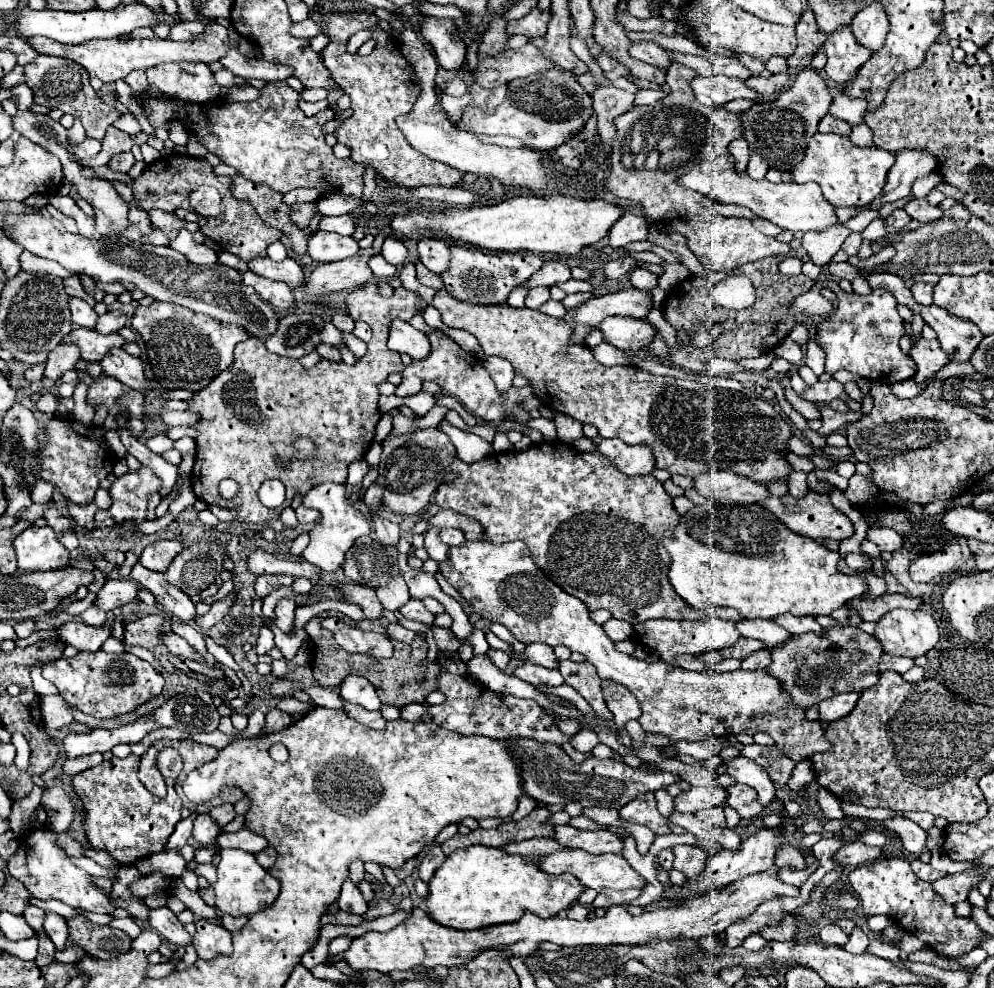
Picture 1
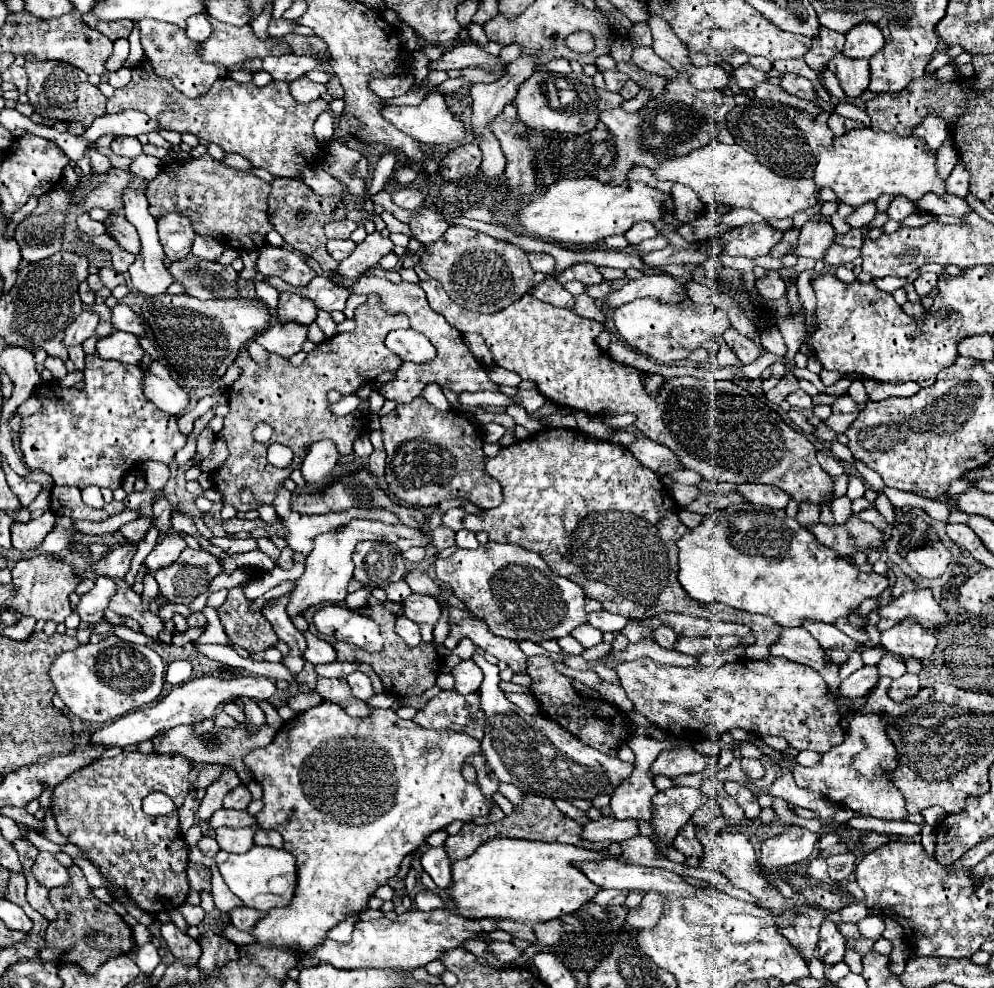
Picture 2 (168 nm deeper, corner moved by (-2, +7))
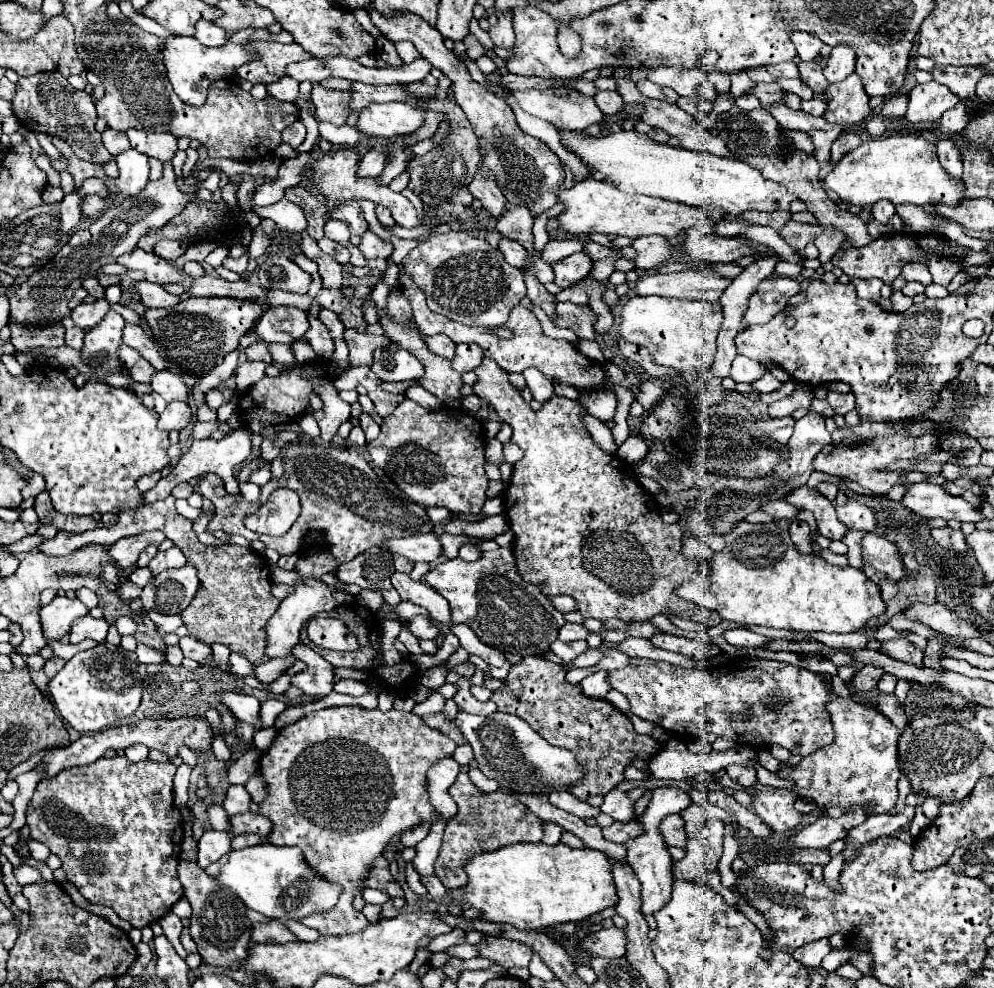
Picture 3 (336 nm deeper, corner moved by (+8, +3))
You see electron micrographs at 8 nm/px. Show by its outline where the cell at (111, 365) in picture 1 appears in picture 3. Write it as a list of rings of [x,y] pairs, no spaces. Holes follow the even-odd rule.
[[[170,401],[168,407],[160,413],[158,427],[160,427],[160,431],[172,431],[172,429],[180,431],[190,421],[192,421],[192,411],[190,411],[188,403],[184,403],[184,401]]]

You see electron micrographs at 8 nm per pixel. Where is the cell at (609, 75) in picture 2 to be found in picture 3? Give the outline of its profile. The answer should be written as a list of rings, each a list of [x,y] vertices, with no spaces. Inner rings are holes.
[[[598,91],[598,93],[594,95],[594,101],[596,101],[596,105],[602,109],[604,115],[614,115],[614,113],[618,113],[618,111],[622,109],[622,105],[624,105],[624,101],[622,101],[622,97],[618,95],[618,91]]]

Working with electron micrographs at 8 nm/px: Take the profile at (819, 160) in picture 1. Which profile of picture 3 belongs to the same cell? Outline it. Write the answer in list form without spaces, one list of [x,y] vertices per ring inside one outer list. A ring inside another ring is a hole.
[[[890,135],[864,141],[856,151],[850,151],[840,159],[834,169],[822,179],[822,187],[834,191],[848,205],[872,207],[880,199],[888,199],[894,205],[958,205],[964,199],[964,185],[946,175],[940,167],[936,145],[922,135]]]

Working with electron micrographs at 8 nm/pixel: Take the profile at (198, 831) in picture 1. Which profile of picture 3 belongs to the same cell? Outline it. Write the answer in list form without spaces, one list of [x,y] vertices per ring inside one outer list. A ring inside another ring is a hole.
[[[242,813],[230,817],[230,833],[232,835],[242,835],[242,833],[258,833],[266,837],[270,833],[272,823],[260,815],[260,813]]]

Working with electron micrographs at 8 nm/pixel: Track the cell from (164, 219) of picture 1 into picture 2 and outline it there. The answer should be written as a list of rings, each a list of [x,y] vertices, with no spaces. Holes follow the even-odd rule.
[[[170,213],[166,219],[158,221],[158,235],[160,243],[164,247],[166,257],[170,259],[182,259],[190,253],[194,231],[190,219],[184,219],[182,215]]]

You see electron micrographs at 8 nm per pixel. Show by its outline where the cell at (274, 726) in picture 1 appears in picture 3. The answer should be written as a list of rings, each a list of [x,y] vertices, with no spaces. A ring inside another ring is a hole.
[[[246,751],[242,755],[242,761],[234,763],[228,771],[228,783],[232,785],[246,785],[250,777],[256,775],[256,765],[258,765],[258,757],[260,757],[260,751]]]

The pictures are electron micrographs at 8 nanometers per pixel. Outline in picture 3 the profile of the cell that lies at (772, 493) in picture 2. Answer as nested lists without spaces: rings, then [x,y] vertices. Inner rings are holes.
[[[768,501],[760,509],[768,513],[772,519],[792,519],[798,513],[798,509],[786,501]]]

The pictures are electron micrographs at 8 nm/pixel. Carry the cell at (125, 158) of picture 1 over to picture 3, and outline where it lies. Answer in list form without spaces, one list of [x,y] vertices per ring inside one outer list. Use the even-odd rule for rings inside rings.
[[[106,129],[102,133],[102,143],[108,149],[108,153],[114,155],[114,157],[120,155],[122,151],[128,151],[130,149],[130,143],[128,143],[126,135],[122,131],[114,131],[114,129]]]

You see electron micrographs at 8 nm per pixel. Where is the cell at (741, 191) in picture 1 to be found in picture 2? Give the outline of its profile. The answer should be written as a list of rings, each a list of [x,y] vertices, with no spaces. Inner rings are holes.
[[[710,143],[694,149],[684,157],[670,157],[662,161],[654,171],[658,181],[682,183],[694,189],[704,203],[722,203],[730,207],[750,207],[762,217],[792,217],[794,213],[816,205],[816,183],[812,179],[780,177],[768,167],[762,167],[754,155],[738,145]]]

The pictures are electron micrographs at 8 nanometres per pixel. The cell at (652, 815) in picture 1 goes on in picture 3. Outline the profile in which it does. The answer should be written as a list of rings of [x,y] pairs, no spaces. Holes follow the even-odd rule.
[[[612,789],[608,795],[604,795],[604,803],[600,811],[610,815],[614,821],[622,821],[622,823],[636,819],[634,801],[628,797],[626,791],[620,791],[620,789]]]

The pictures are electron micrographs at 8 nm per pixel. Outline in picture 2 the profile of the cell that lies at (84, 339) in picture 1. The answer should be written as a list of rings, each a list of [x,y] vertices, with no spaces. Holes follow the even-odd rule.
[[[116,331],[116,335],[100,339],[96,345],[96,353],[102,359],[116,359],[124,365],[138,365],[144,357],[144,349],[140,347],[138,339],[124,331]]]

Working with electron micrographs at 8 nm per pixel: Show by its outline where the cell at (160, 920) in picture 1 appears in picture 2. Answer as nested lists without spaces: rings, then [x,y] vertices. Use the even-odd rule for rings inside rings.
[[[166,923],[162,925],[162,939],[166,941],[170,953],[174,955],[174,959],[186,959],[184,965],[196,965],[200,955],[202,955],[202,949],[198,945],[198,941],[190,939],[188,935],[182,935],[174,923]]]

